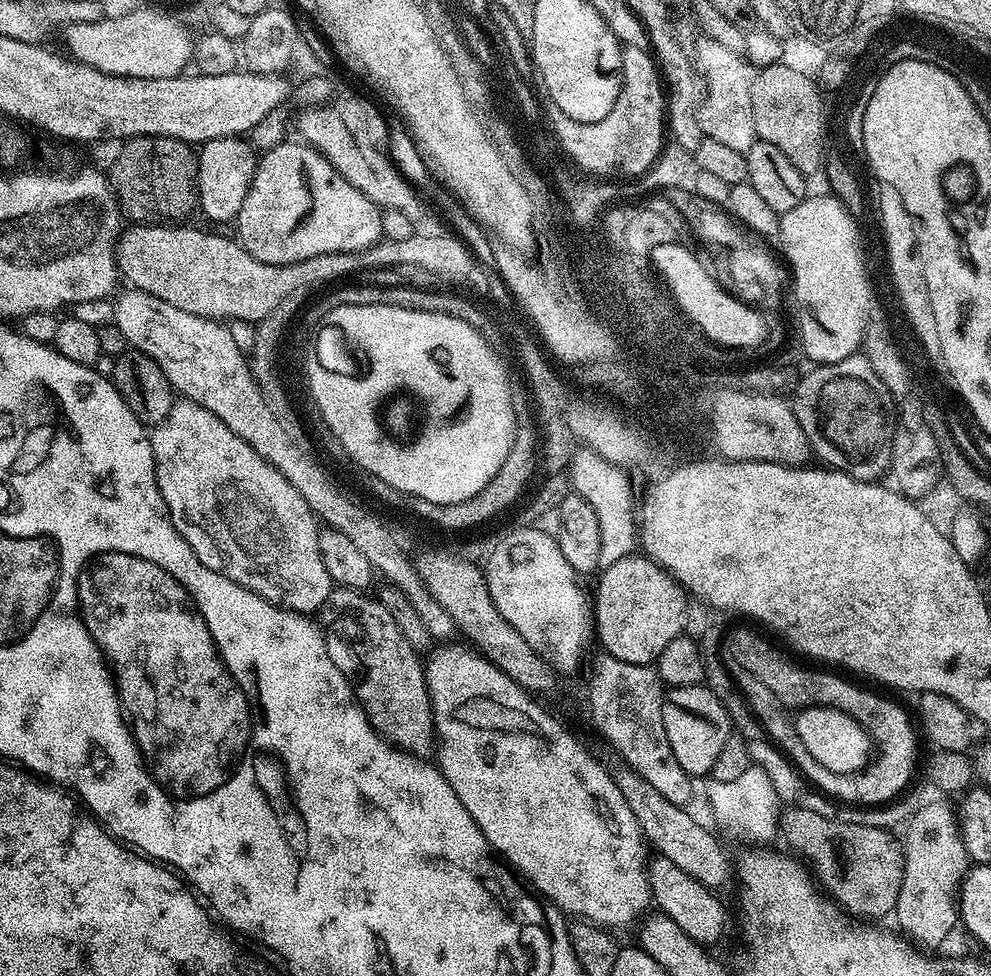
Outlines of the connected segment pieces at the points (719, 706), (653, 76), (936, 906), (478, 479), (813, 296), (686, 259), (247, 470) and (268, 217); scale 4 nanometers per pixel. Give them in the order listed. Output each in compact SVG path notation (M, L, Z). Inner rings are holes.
M704 684L669 687L661 702L662 727L677 763L691 778L707 777L714 761L730 735L728 712L722 702Z
M623 46L620 54L620 93L606 118L583 124L561 112L554 117L564 144L585 167L599 172L636 171L639 177L643 176L656 163L666 143L666 88L653 53L648 48Z
M928 800L905 824L903 832L903 880L894 909L894 917L896 916L900 924L899 929L919 945L936 944L953 930L955 924L959 923L958 895L970 868L970 861L961 840L959 819L953 807L951 809L944 802Z
M359 304L353 308L335 308L326 316L326 320L337 327L343 323L347 329L347 336L354 341L363 343L370 348L374 358L374 366L370 374L362 380L361 384L355 382L342 382L337 376L331 376L327 370L315 368L311 378L306 380L306 387L312 391L312 400L320 407L320 416L328 423L330 431L336 435L338 443L344 447L344 452L360 468L365 468L372 476L377 476L384 484L389 484L396 492L404 492L405 497L425 499L426 502L435 504L464 504L474 498L498 474L502 462L506 462L506 454L510 454L512 443L515 441L515 425L511 421L506 405L506 393L504 393L504 376L500 376L501 367L493 353L485 347L485 342L475 334L474 326L470 326L465 320L459 320L446 314L437 312L419 312L418 310L406 310L398 306L385 308L377 304Z
M831 194L825 196L809 195L798 206L794 206L794 210L783 213L780 218L780 234L778 243L784 253L783 259L786 261L787 267L792 270L792 284L796 287L796 300L809 312L812 316L804 316L800 320L800 344L804 347L804 352L813 361L813 365L819 366L821 364L833 364L834 362L842 362L842 358L847 356L857 355L861 351L864 342L864 327L868 325L869 314L864 309L864 299L867 298L864 292L866 291L867 274L865 272L865 257L862 255L862 243L860 244L860 236L856 233L857 221L851 216L848 211L844 209L844 203L836 199Z
M660 245L653 248L652 262L670 279L675 296L680 296L684 308L716 336L716 340L728 344L757 344L760 340L760 320L748 312L748 302L733 296L727 289L722 288L717 282L715 275L700 265L700 260L691 252L691 247L682 245Z
M177 399L168 416L151 429L150 435L156 459L156 481L169 513L185 516L216 543L217 550L225 556L222 568L226 575L246 590L258 593L264 600L289 612L316 614L320 606L327 603L334 585L330 574L326 574L326 566L322 566L316 538L318 521L310 506L306 506L306 498L302 498L254 446L238 438L218 414L210 414L210 410L198 406L198 402Z
M304 142L295 143L279 144L259 157L246 202L242 202L242 210L234 221L234 227L240 231L239 244L263 264L293 264L320 254L364 252L380 243L384 235L381 209L370 202L362 190L350 186L350 182L346 182L339 170L316 148Z

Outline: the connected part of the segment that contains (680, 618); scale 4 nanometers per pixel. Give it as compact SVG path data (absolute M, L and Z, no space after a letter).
M643 554L607 565L594 592L594 636L605 653L624 662L655 665L666 645L682 635L689 614L686 589L666 569Z

